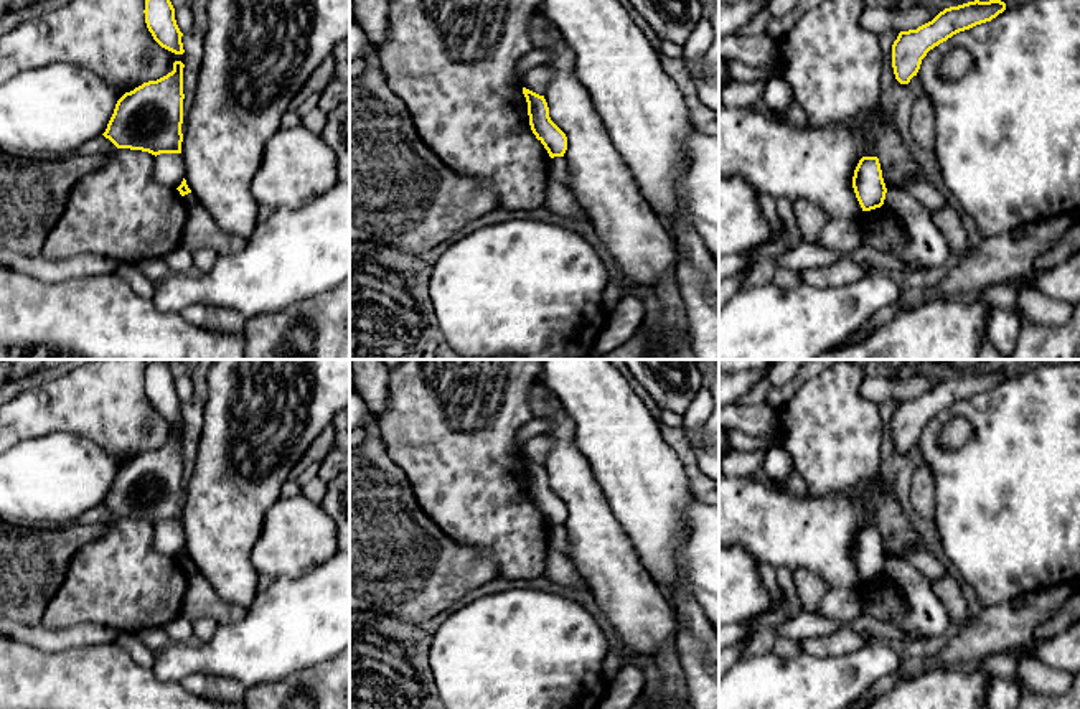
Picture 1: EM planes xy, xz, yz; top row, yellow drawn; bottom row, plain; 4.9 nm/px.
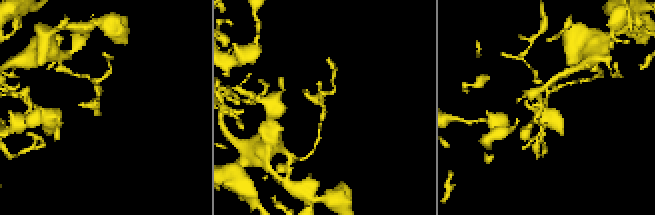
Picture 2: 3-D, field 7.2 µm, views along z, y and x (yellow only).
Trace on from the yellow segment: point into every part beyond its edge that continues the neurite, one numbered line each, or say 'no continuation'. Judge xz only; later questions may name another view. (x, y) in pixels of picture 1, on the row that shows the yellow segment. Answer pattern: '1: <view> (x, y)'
no continuation

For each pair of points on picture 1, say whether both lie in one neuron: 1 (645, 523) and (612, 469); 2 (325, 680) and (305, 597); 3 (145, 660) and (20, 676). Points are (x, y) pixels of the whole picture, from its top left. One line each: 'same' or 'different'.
1: same
2: different
3: different

